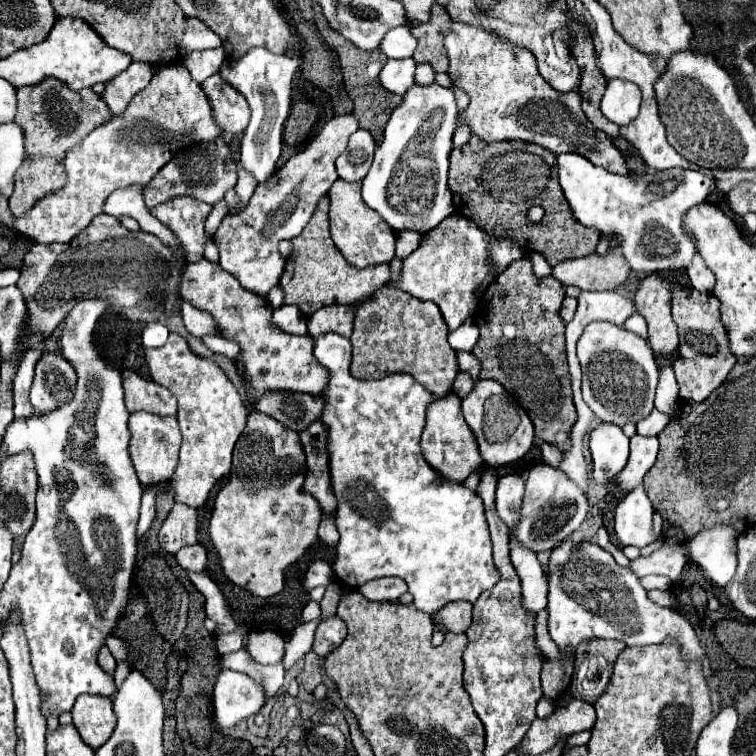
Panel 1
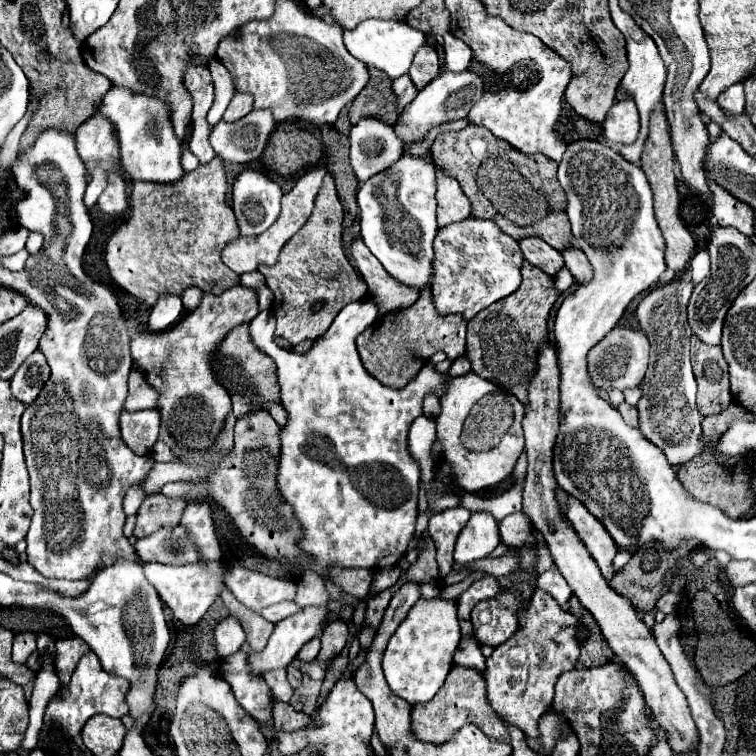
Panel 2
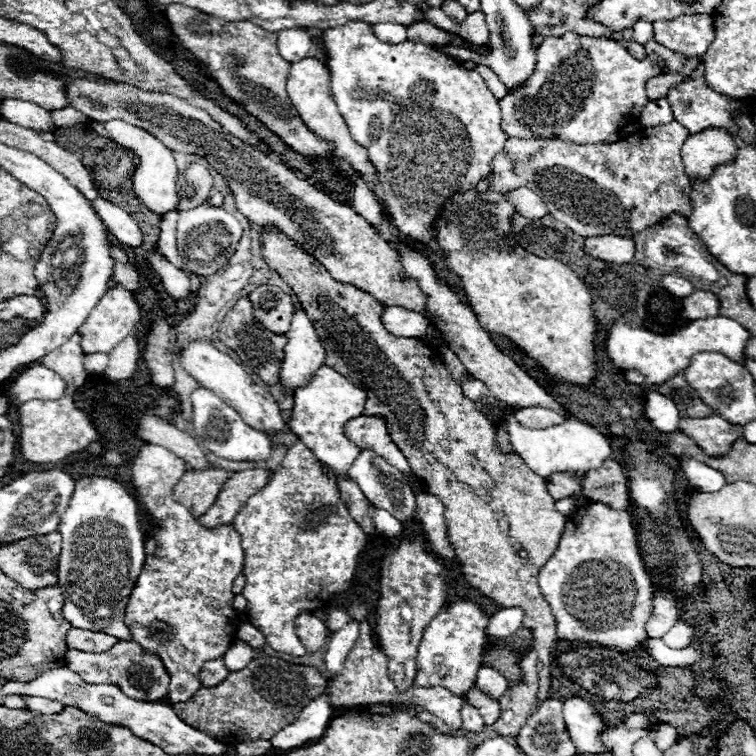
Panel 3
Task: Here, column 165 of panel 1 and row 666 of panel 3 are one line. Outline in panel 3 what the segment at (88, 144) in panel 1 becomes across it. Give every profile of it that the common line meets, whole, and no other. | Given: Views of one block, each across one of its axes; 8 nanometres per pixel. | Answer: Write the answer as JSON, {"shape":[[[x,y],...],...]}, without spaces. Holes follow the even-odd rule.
{"shape":[[[120,640],[108,652],[100,652],[100,654],[68,650],[66,666],[70,666],[70,670],[78,672],[88,684],[114,684],[126,696],[130,696],[134,700],[154,702],[154,700],[164,700],[168,696],[170,674],[166,672],[162,660],[154,654],[146,654],[138,642]]]}

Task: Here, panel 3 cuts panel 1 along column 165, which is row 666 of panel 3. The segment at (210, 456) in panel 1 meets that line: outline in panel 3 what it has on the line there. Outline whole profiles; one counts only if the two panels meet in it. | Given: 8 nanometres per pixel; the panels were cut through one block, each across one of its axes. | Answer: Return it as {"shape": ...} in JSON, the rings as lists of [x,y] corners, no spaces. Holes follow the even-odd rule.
{"shape":[[[368,622],[360,624],[358,640],[348,654],[348,660],[342,672],[332,682],[330,698],[334,706],[354,706],[354,704],[390,704],[390,700],[398,700],[398,692],[388,678],[388,658],[376,640],[376,634]],[[482,666],[482,668],[478,670],[476,686],[478,686],[480,690],[488,692],[488,694],[494,696],[494,698],[500,698],[500,696],[504,696],[504,692],[506,692],[506,688],[508,688],[510,684],[508,684],[508,680],[506,680],[500,672],[496,672],[494,668]]]}

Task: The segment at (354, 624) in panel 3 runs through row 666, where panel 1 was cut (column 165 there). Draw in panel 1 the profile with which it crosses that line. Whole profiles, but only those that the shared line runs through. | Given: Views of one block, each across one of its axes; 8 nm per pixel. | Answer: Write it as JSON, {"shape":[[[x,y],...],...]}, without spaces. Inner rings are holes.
{"shape":[[[160,322],[148,324],[144,328],[144,332],[142,332],[142,344],[146,348],[160,348],[160,346],[164,346],[166,338],[168,338],[168,328],[164,324],[160,324]]]}

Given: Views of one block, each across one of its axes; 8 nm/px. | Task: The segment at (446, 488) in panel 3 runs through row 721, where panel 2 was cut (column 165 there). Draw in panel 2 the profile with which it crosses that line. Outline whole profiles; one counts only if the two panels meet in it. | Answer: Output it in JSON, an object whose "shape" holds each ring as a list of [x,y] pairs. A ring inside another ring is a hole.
{"shape":[[[162,494],[146,496],[138,510],[134,536],[146,538],[148,534],[154,534],[162,526],[178,526],[184,506],[186,506],[186,500],[170,500]]]}

